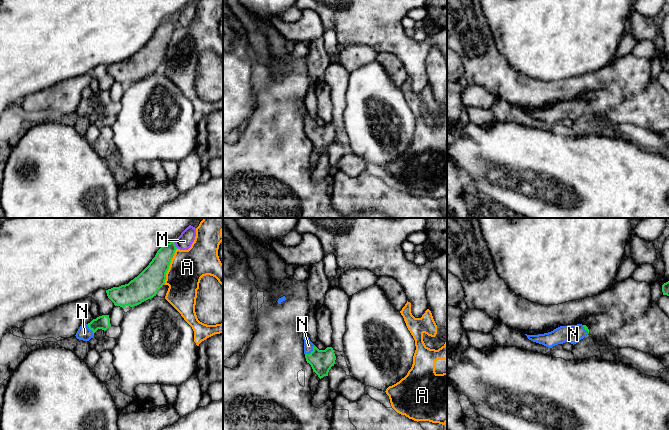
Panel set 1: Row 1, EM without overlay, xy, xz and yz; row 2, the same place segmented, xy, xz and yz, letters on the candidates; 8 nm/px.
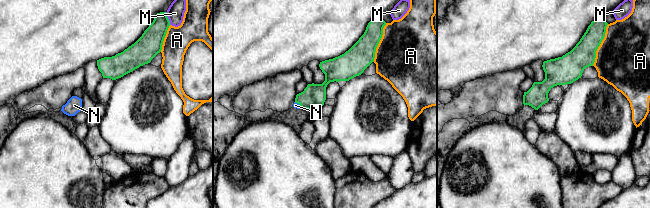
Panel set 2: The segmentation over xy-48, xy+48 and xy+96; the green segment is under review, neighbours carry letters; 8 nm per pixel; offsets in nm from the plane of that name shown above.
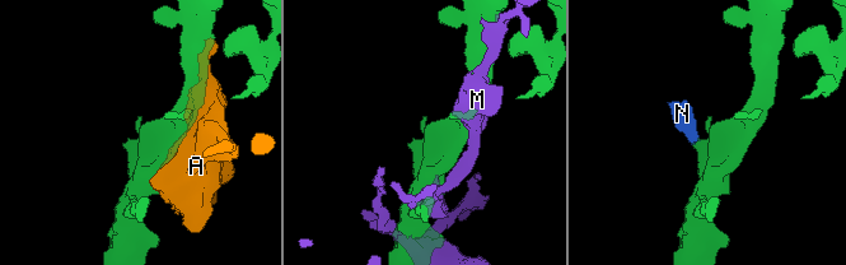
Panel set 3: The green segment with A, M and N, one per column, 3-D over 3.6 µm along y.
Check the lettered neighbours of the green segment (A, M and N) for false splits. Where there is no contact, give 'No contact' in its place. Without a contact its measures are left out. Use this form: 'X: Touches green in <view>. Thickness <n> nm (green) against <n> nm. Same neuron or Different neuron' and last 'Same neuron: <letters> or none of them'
A: Touches green in xy. Thickness 200 nm (green) against 280 nm. Different neuron
M: Touches green in xy. Thickness 160 nm (green) against 120 nm. Different neuron
N: Touches green in xz. Thickness 190 nm (green) against 80 nm. Same neuron
Same neuron: N

